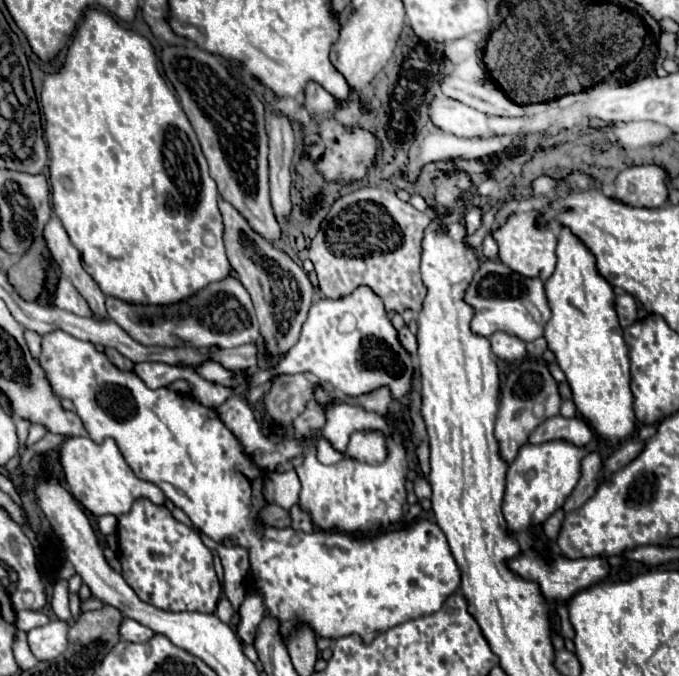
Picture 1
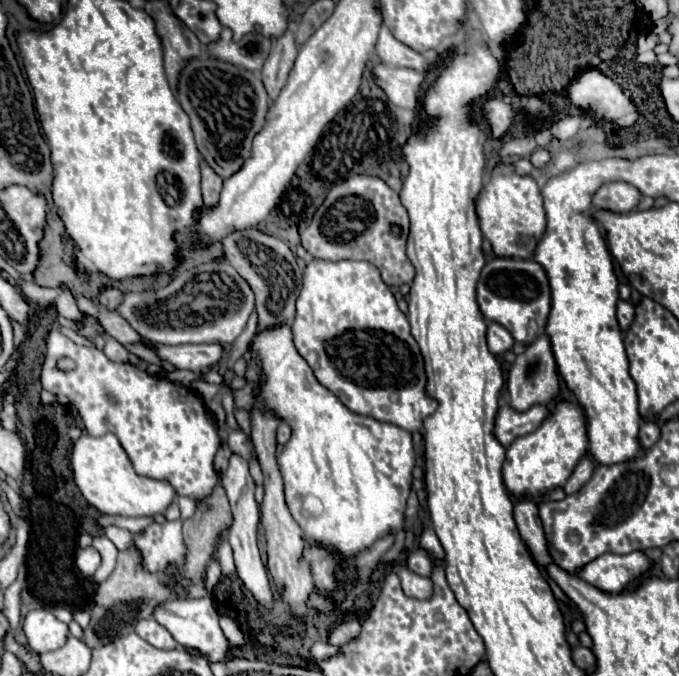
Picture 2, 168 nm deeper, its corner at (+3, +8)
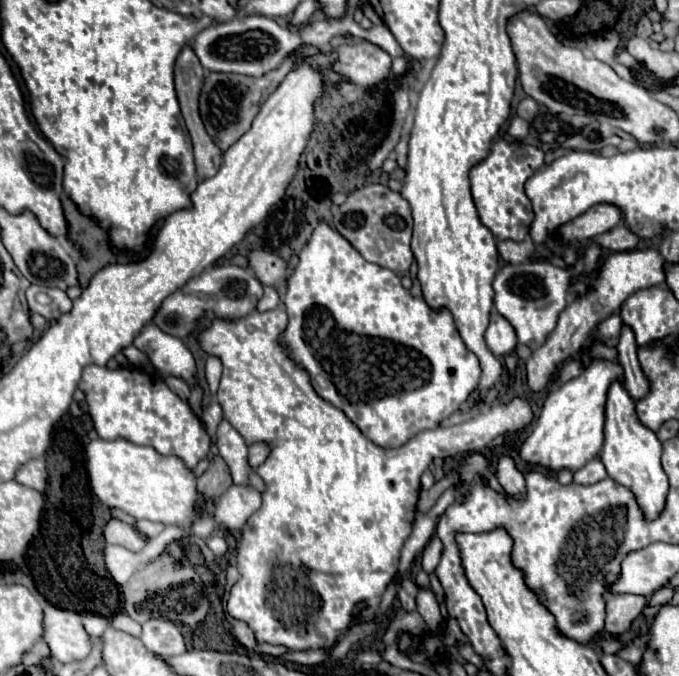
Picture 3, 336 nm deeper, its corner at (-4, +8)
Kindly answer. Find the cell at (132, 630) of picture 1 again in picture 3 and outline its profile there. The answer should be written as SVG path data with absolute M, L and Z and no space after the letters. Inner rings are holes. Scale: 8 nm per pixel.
M147 620L143 624L141 642L151 652L165 654L165 656L177 656L187 650L179 628L169 620Z

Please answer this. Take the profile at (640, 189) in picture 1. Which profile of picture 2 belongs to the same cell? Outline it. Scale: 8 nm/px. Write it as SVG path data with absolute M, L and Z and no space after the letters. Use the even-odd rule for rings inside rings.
M608 182L594 194L592 204L596 208L606 208L612 212L630 212L638 206L640 198L640 190L632 188L632 184Z

